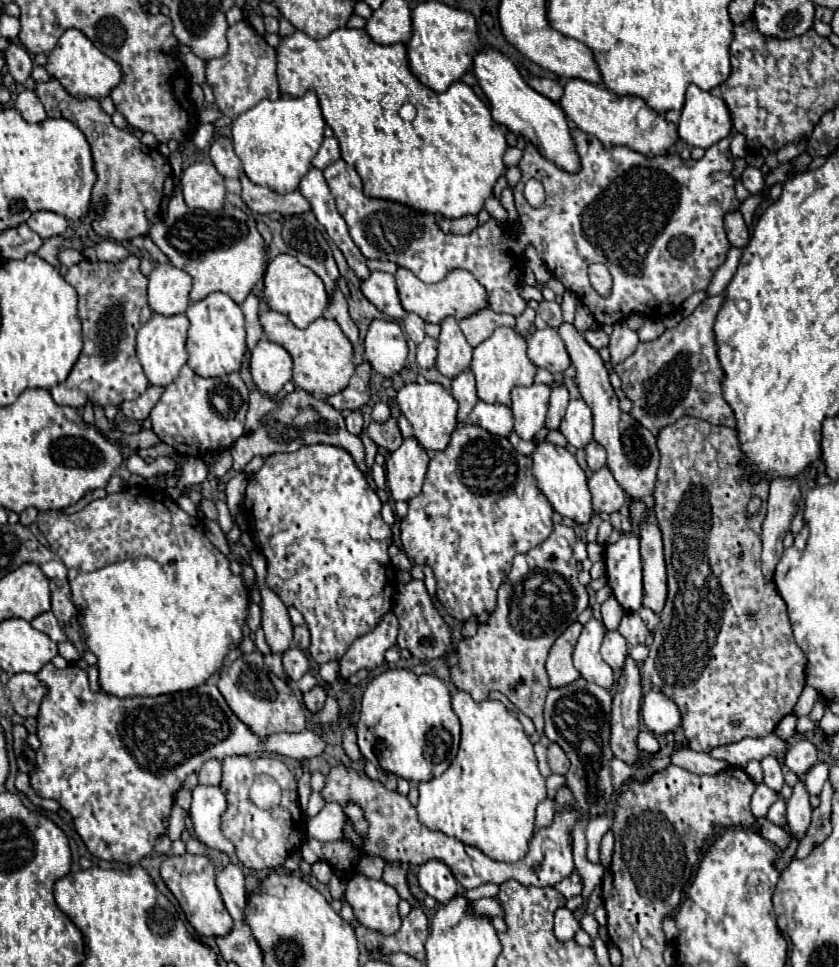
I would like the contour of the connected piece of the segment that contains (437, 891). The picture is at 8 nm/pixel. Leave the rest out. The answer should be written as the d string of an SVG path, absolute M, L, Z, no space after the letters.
M429 860L419 866L419 884L423 892L433 896L437 902L447 902L459 892L459 884L453 872L441 860Z

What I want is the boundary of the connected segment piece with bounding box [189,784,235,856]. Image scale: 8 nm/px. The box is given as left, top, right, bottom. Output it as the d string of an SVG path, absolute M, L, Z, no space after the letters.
M197 786L193 790L189 816L197 838L209 848L217 848L227 856L235 856L235 848L219 830L219 818L227 808L227 798L219 786Z

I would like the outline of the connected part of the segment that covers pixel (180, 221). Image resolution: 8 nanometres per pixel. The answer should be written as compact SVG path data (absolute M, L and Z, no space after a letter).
M177 190L169 202L167 216L153 224L149 236L169 256L173 266L193 276L193 290L189 294L191 302L203 300L211 292L225 292L241 304L263 278L267 264L265 242L255 228L255 220L235 206L211 216L203 210L187 208L181 192Z

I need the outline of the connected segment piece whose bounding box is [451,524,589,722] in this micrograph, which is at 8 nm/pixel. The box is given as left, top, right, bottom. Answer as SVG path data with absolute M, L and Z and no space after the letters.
M555 524L551 536L541 542L539 546L531 548L527 554L519 554L513 560L513 568L507 576L507 580L499 588L497 596L497 608L489 616L489 622L481 624L477 634L473 638L463 638L457 644L457 656L459 664L451 668L451 682L463 690L469 692L477 702L487 700L491 690L503 692L525 716L533 718L535 722L541 722L541 712L545 704L545 696L549 692L549 680L545 672L545 660L549 656L549 650L557 636L571 626L577 616L589 606L587 588L577 580L577 560L573 558L571 544L575 544L575 532L573 528L565 524Z

